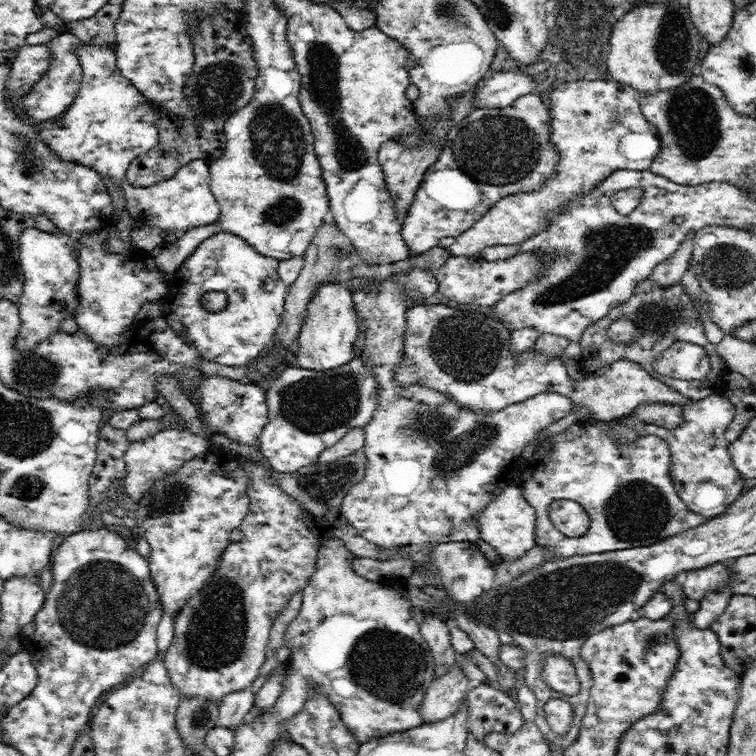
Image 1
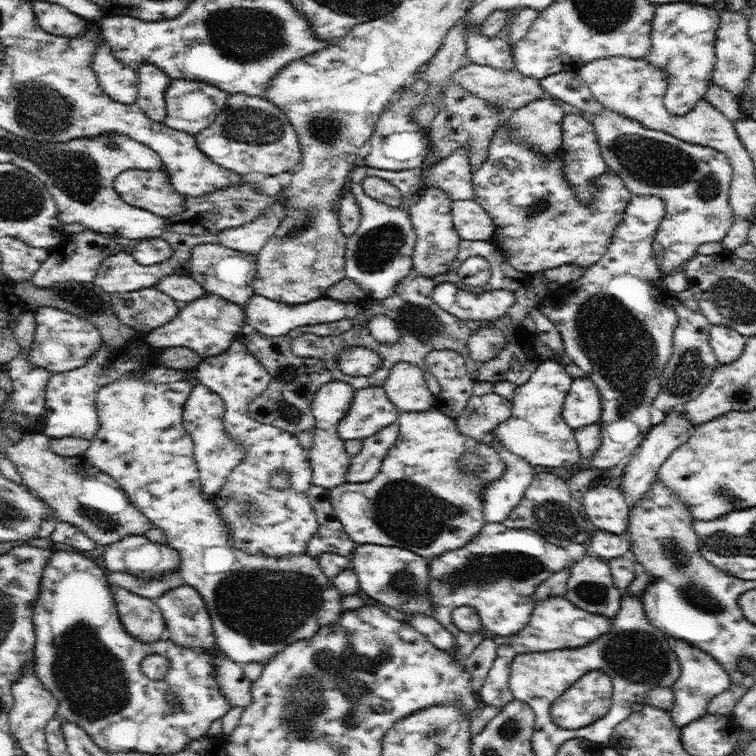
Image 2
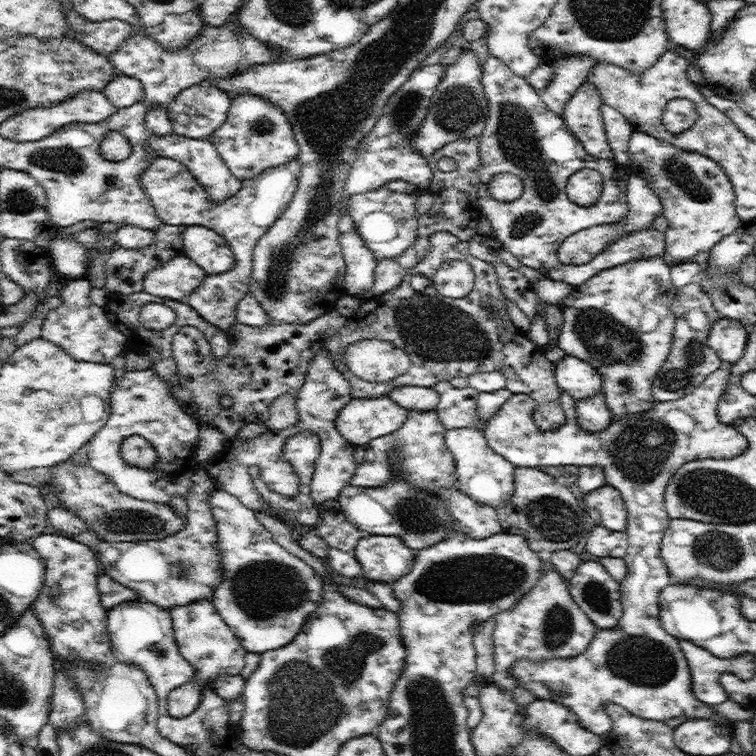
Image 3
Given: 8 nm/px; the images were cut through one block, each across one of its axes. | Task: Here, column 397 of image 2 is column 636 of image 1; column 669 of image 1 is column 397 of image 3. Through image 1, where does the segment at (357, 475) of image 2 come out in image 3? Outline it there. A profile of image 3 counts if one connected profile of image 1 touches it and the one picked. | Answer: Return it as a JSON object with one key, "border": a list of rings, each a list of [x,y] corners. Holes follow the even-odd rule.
{"border":[[[410,410],[404,424],[397,431],[391,432],[364,445],[364,461],[357,464],[356,472],[351,484],[358,487],[380,487],[386,485],[386,481],[394,477],[388,462],[388,451],[400,451],[400,475],[408,479],[418,489],[430,489],[432,493],[438,493],[438,497],[444,501],[444,507],[448,509],[450,517],[454,517],[454,526],[451,532],[467,534],[483,540],[502,532],[500,520],[494,506],[486,506],[470,498],[459,490],[457,484],[456,464],[450,449],[445,443],[445,428],[440,422],[437,412]]]}

